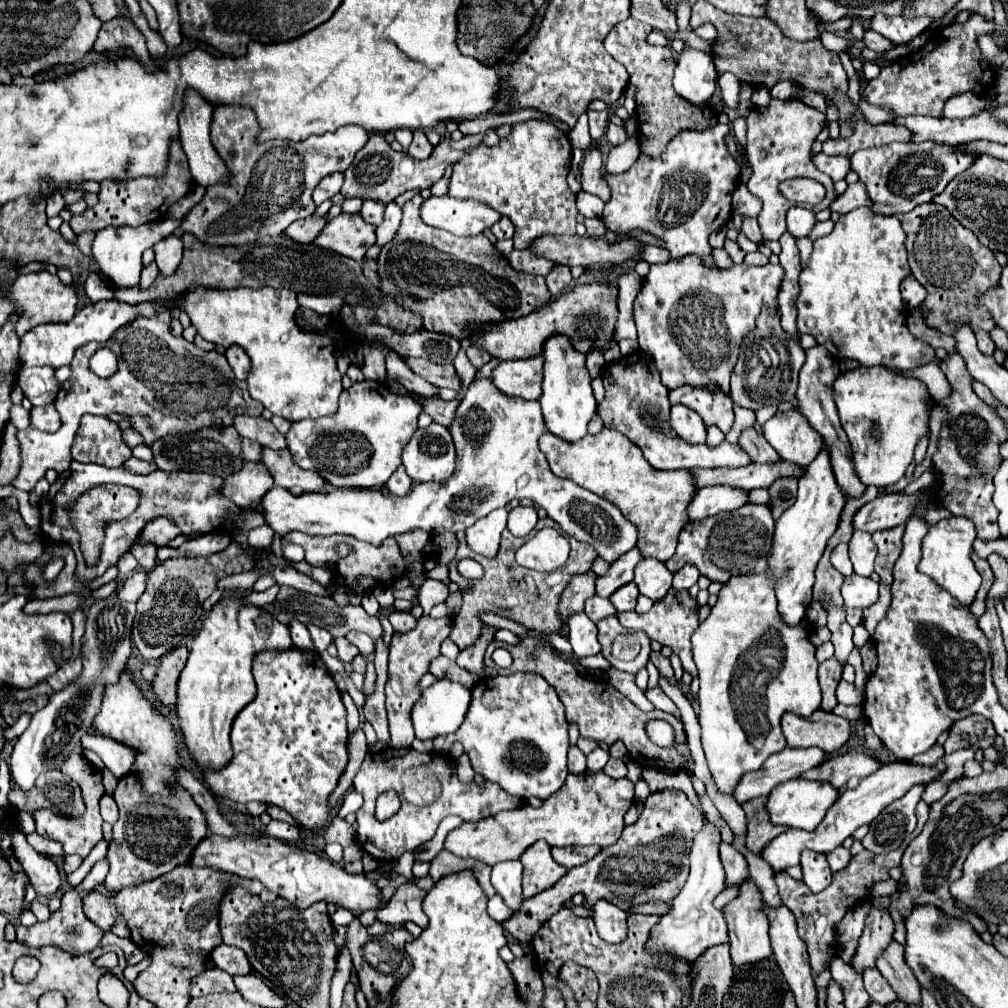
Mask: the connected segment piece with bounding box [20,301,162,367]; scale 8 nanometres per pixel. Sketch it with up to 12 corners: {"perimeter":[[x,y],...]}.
{"perimeter":[[100,301],[68,323],[30,329],[20,343],[24,367],[62,367],[78,347],[104,345],[134,317],[162,301]]}

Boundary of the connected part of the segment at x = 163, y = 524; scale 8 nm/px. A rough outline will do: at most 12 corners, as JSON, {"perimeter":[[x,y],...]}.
{"perimeter":[[168,517],[146,525],[136,543],[164,547],[182,531]]}

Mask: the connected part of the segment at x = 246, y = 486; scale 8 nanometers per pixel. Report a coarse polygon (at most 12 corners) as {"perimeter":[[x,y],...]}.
{"perimeter":[[264,463],[226,477],[222,493],[256,509],[274,479]]}

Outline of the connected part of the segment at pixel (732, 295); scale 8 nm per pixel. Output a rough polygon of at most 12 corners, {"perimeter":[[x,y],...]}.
{"perimeter":[[650,265],[634,301],[662,385],[730,391],[780,265]]}

